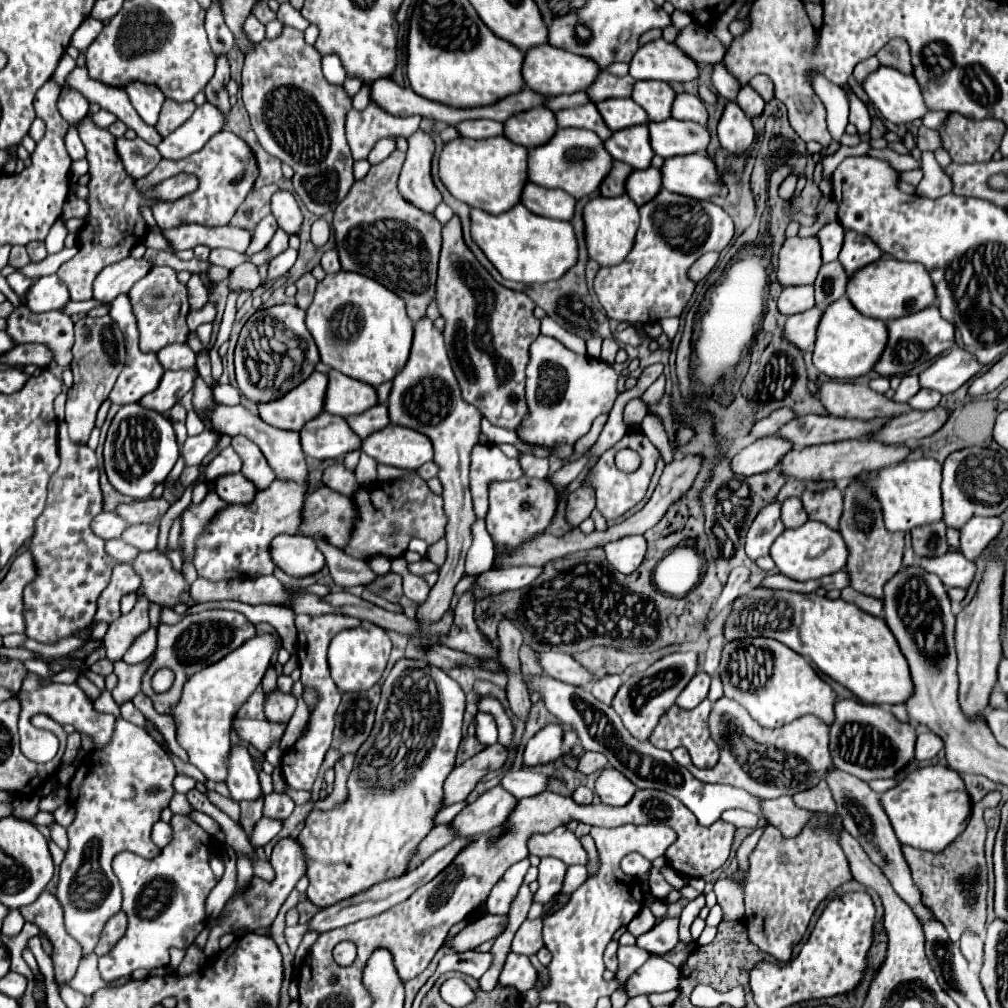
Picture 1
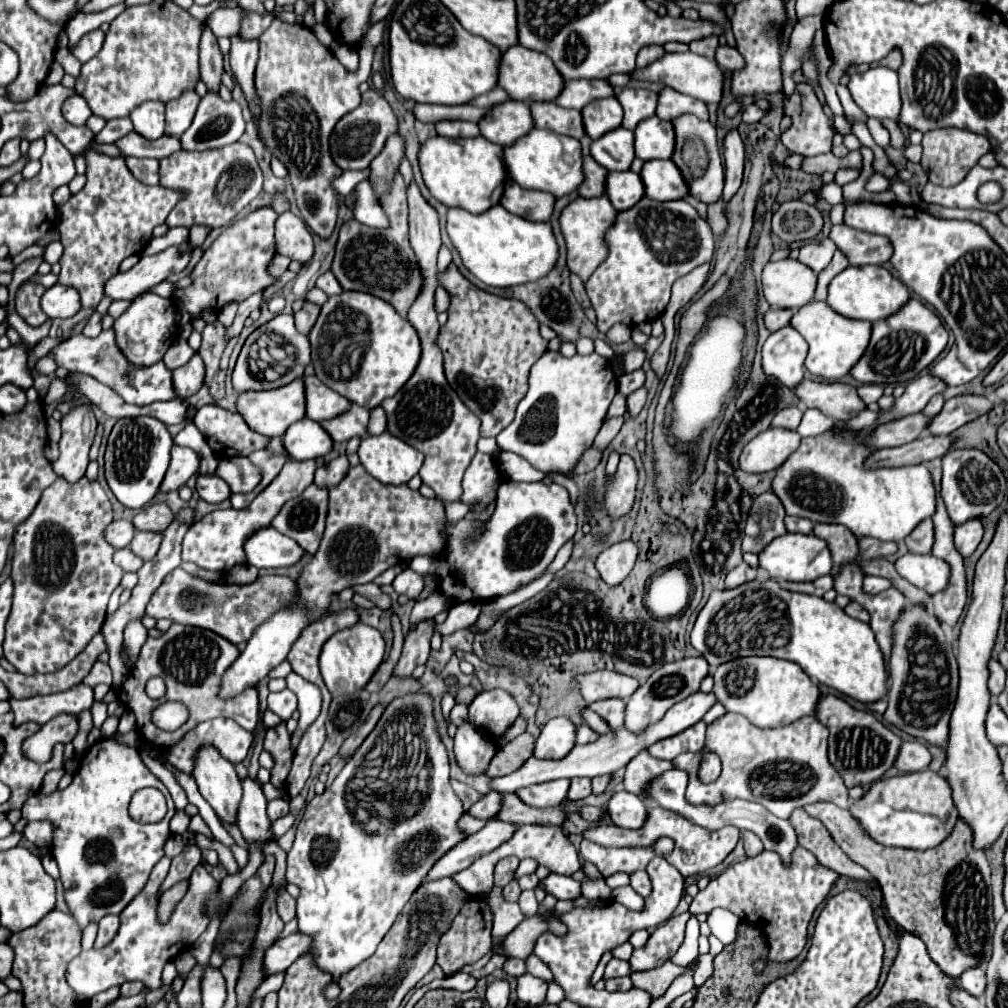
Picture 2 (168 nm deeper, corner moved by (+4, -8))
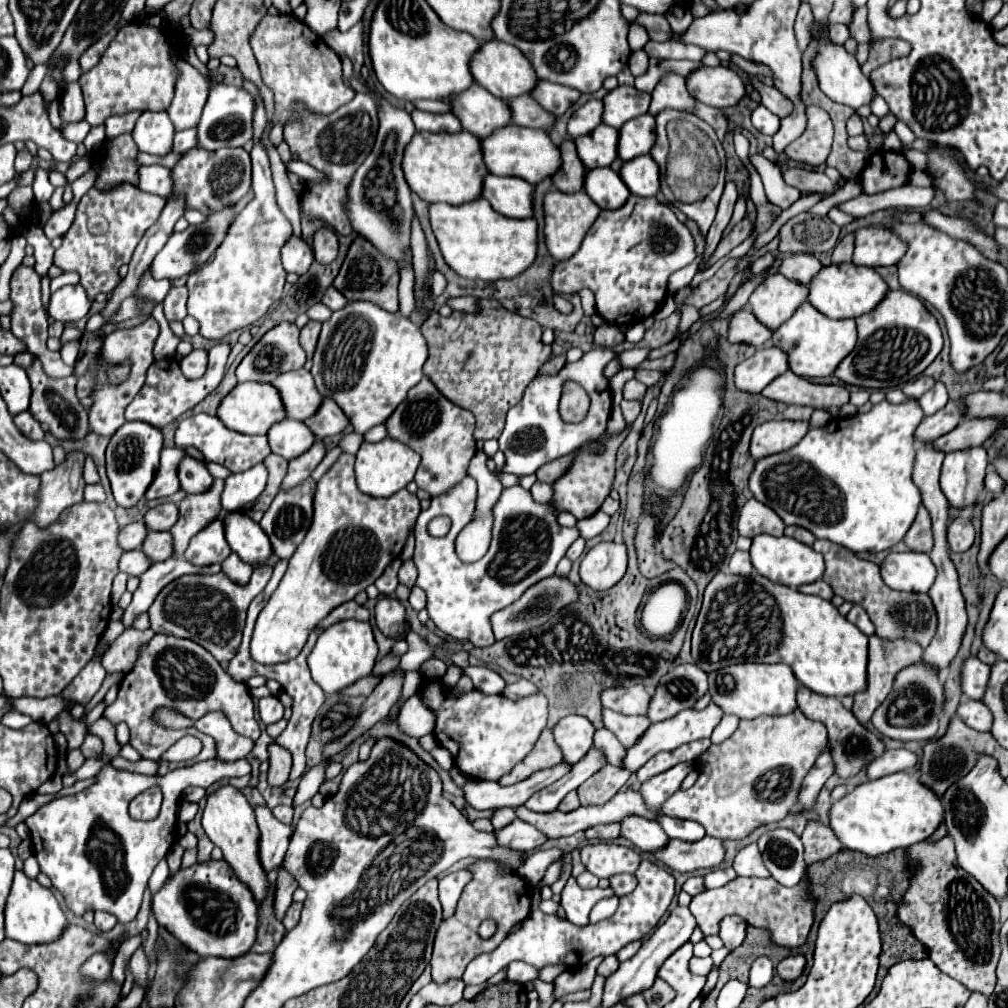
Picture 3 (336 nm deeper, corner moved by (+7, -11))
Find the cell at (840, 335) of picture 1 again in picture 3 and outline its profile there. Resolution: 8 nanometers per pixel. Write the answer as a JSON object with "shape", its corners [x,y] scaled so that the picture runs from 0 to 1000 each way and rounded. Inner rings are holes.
{"shape":[[[795,301],[791,309],[771,328],[767,328],[769,344],[781,350],[783,366],[793,374],[820,374],[848,344],[848,318],[846,316],[822,316],[813,311],[805,301]]]}

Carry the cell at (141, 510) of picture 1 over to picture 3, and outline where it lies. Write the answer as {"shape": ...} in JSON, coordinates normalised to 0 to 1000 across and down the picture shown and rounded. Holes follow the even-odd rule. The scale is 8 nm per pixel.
{"shape":[[[162,499],[146,507],[144,517],[150,527],[168,527],[178,515],[178,505],[174,499]]]}

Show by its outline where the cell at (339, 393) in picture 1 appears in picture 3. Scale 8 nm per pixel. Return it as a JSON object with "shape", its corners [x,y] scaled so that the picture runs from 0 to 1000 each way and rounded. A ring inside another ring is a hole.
{"shape":[[[295,366],[295,368],[277,370],[269,378],[269,382],[277,388],[287,416],[303,418],[316,406],[318,392],[313,386],[313,378],[307,368]]]}

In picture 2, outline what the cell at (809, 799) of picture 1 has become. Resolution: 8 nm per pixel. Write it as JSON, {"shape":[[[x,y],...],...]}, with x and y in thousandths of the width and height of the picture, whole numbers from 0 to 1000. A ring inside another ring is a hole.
{"shape":[[[823,796],[802,798],[798,804],[812,812],[827,835],[873,875],[881,909],[915,931],[923,950],[935,964],[950,970],[958,960],[982,950],[982,929],[986,925],[982,859],[976,845],[966,841],[964,823],[956,813],[948,815],[944,827],[931,841],[905,845],[867,835],[841,804]]]}

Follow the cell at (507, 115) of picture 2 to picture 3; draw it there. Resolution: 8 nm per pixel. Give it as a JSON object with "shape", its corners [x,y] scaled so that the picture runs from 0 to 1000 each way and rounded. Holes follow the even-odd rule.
{"shape":[[[473,82],[447,100],[447,112],[457,120],[457,126],[471,136],[483,136],[489,128],[507,122],[503,102],[489,96]]]}

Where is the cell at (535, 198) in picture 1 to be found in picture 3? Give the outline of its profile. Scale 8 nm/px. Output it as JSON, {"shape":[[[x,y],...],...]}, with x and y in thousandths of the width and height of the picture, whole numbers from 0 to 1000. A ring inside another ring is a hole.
{"shape":[[[483,172],[479,178],[479,195],[501,215],[529,215],[529,184],[521,178]]]}

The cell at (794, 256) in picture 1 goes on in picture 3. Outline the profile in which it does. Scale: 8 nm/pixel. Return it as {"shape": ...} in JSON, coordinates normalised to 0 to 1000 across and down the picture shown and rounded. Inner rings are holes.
{"shape":[[[763,273],[743,295],[743,303],[747,313],[769,328],[777,322],[793,305],[793,301],[801,299],[801,285],[793,281],[785,281],[777,277],[777,273]]]}

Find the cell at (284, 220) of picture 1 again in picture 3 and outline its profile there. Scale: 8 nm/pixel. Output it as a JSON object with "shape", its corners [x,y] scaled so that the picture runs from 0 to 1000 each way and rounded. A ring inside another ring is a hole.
{"shape":[[[289,235],[285,239],[285,243],[279,249],[281,253],[281,265],[285,271],[295,271],[301,273],[307,269],[309,261],[311,261],[311,249],[309,245],[303,241],[301,235]]]}

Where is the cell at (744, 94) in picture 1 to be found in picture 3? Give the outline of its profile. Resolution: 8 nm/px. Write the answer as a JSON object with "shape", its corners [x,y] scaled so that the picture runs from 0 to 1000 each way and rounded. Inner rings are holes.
{"shape":[[[753,104],[747,114],[745,114],[747,126],[759,134],[769,134],[773,130],[773,116],[769,112],[765,112],[761,106]]]}

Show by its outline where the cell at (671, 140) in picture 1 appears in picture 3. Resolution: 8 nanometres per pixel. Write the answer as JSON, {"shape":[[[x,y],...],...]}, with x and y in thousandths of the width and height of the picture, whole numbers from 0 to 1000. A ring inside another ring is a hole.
{"shape":[[[642,112],[636,114],[634,118],[622,120],[614,128],[612,156],[616,156],[616,160],[624,160],[628,156],[644,152],[648,142],[650,142],[650,116]]]}

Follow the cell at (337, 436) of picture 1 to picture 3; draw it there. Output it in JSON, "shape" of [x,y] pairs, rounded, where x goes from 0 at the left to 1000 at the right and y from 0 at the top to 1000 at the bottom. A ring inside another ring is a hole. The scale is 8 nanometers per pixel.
{"shape":[[[281,416],[273,420],[265,428],[265,434],[269,447],[283,455],[297,453],[313,439],[313,432],[309,432],[307,424],[301,418],[293,418],[293,416]]]}

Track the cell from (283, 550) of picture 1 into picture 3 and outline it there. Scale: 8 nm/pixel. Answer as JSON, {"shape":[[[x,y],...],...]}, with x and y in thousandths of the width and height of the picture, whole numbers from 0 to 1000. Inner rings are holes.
{"shape":[[[241,507],[225,509],[221,515],[221,525],[223,525],[223,535],[227,543],[241,557],[249,561],[263,559],[265,553],[271,549],[263,527]]]}

